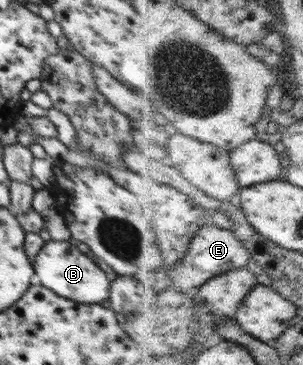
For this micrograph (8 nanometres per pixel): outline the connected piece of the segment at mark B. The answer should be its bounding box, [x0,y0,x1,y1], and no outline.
[34,240,111,304]

